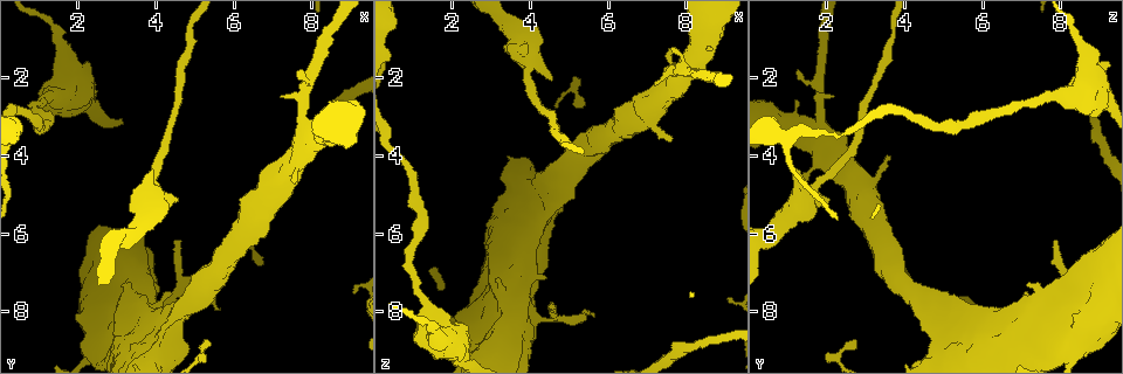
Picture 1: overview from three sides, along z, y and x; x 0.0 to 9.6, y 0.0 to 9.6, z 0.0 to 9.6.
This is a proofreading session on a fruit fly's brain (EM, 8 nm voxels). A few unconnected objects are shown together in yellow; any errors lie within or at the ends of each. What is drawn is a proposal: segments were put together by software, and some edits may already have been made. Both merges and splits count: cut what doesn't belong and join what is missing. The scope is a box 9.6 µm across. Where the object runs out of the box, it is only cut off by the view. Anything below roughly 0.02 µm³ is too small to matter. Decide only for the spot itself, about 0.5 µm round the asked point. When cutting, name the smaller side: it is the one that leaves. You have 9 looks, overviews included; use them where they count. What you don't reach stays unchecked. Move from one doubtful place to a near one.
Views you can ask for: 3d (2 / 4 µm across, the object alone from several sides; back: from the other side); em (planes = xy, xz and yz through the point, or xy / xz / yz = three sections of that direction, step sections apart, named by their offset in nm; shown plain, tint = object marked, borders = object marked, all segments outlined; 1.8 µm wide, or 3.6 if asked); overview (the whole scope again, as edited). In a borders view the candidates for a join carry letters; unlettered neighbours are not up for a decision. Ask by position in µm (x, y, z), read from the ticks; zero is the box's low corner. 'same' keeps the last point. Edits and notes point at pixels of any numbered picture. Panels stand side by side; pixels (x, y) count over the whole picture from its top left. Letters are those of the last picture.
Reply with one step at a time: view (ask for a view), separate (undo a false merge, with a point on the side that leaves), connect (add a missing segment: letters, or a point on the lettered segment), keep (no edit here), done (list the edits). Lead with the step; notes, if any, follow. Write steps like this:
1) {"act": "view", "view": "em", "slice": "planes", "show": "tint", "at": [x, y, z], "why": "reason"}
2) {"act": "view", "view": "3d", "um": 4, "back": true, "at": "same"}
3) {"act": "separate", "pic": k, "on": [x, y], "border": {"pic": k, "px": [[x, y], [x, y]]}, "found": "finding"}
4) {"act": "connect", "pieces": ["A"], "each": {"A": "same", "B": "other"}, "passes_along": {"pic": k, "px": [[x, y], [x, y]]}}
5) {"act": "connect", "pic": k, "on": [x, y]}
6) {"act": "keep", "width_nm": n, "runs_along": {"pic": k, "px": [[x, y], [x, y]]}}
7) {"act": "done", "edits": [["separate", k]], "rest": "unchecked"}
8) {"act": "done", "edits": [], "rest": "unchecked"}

{"act": "view", "view": "em", "slice": "planes", "show": "borders", "at": [7.55, 4.65, 1.30], "why": "branch stops here"}

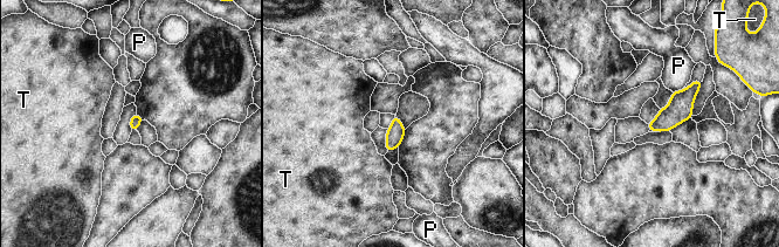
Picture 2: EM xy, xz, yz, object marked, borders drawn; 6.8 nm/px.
{"act": "keep", "each": {"P": "other", "T": "other"}, "runs_along": {"pic": 2, "px": [[698, 83], [659, 124], [650, 128]]}, "found": "no lettered segment goes on from it"}

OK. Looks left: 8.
{"act": "view", "view": "3d", "um": 4, "at": [4.50, 5.15, 2.10], "why": "thick end"}

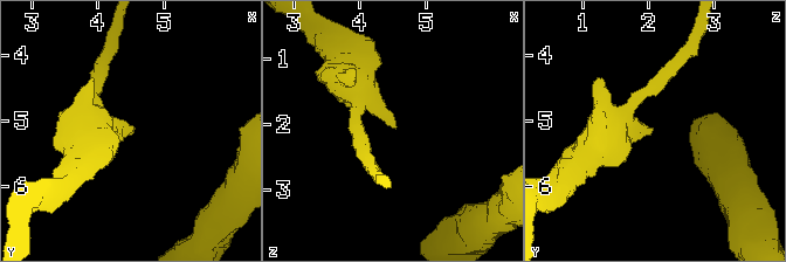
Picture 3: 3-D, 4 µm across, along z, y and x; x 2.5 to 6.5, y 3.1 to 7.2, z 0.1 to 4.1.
{"act": "view", "view": "em", "slice": "xy", "step": 16, "show": "borders", "at": [4.55, 5.10, 2.05], "why": "need the tissue"}

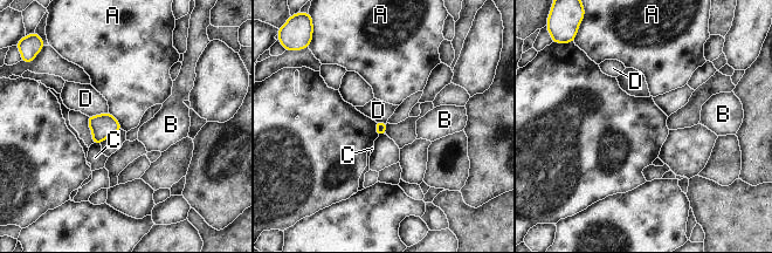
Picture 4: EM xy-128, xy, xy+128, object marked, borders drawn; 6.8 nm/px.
{"act": "keep", "each": {"A": "other", "B": "other", "C": "other", "D": "other"}, "border": {"pic": 4, "px": [[108, 111], [101, 115], [88, 116]]}, "found": "no lettered segment goes on from it"}

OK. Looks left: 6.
{"act": "view", "view": "em", "um": 3.6, "slice": "yz", "step": 16, "show": "tint", "at": [4.50, 8.30, 5.20], "why": "sudden change in width"}

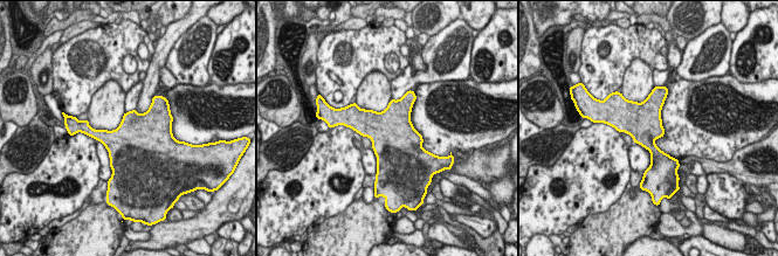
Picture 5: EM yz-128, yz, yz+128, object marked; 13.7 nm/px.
{"act": "view", "view": "em", "um": 3.6, "slice": "xy", "step": 4, "show": "borders", "at": "same", "why": "cut it another way"}

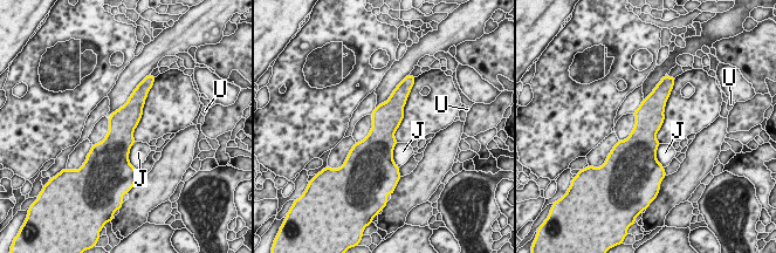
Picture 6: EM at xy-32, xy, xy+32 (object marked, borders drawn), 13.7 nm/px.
{"act": "keep", "width_nm": 380, "each": {"J": "other", "U": "other"}, "border": {"pic": 6, "px": [[135, 142], [129, 154], [132, 166]]}, "found": "one neuron here"}

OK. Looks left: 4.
{"act": "view", "view": "em", "slice": "planes", "show": "borders", "at": [1.50, 1.05, 8.45], "why": "sudden change in width"}

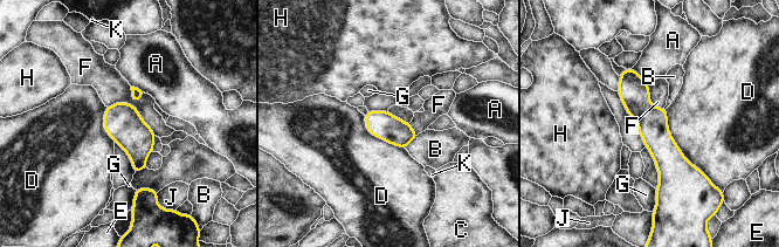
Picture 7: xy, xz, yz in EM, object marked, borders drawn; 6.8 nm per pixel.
{"act": "keep", "each": {"A": "other", "B": "other", "C": "other", "D": "other", "E": "other", "F": "other", "G": "other", "H": "other", "J": "other", "K": "other"}, "runs_along": {"pic": 7, "px": [[628, 71], [666, 152], [663, 194]]}, "found": "one neuron here"}

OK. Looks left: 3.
{"act": "done", "edits": [], "rest": "unchecked"}

